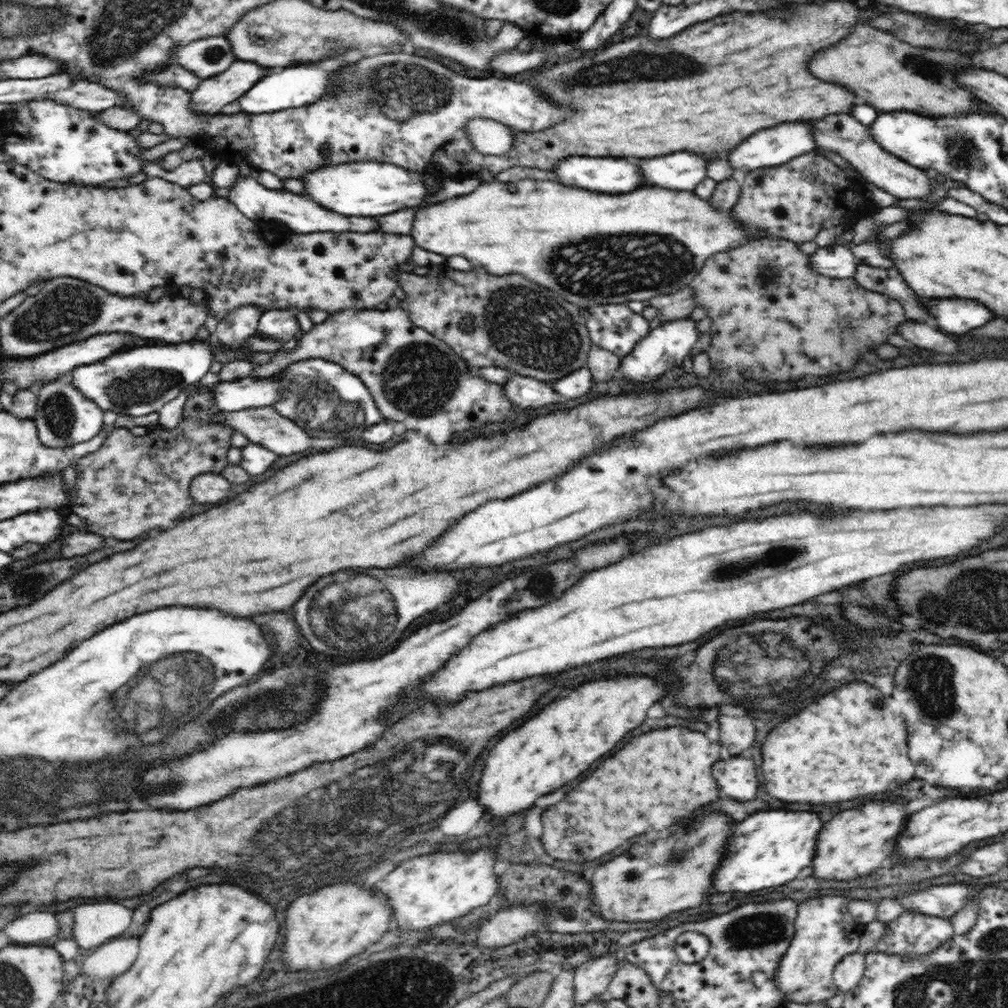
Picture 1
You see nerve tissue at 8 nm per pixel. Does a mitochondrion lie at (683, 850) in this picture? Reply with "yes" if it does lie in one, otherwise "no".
yes

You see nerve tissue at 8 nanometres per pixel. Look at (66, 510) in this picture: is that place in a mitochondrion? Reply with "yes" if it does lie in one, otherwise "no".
no

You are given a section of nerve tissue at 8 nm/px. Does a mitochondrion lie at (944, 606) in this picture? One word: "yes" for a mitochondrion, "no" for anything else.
yes

